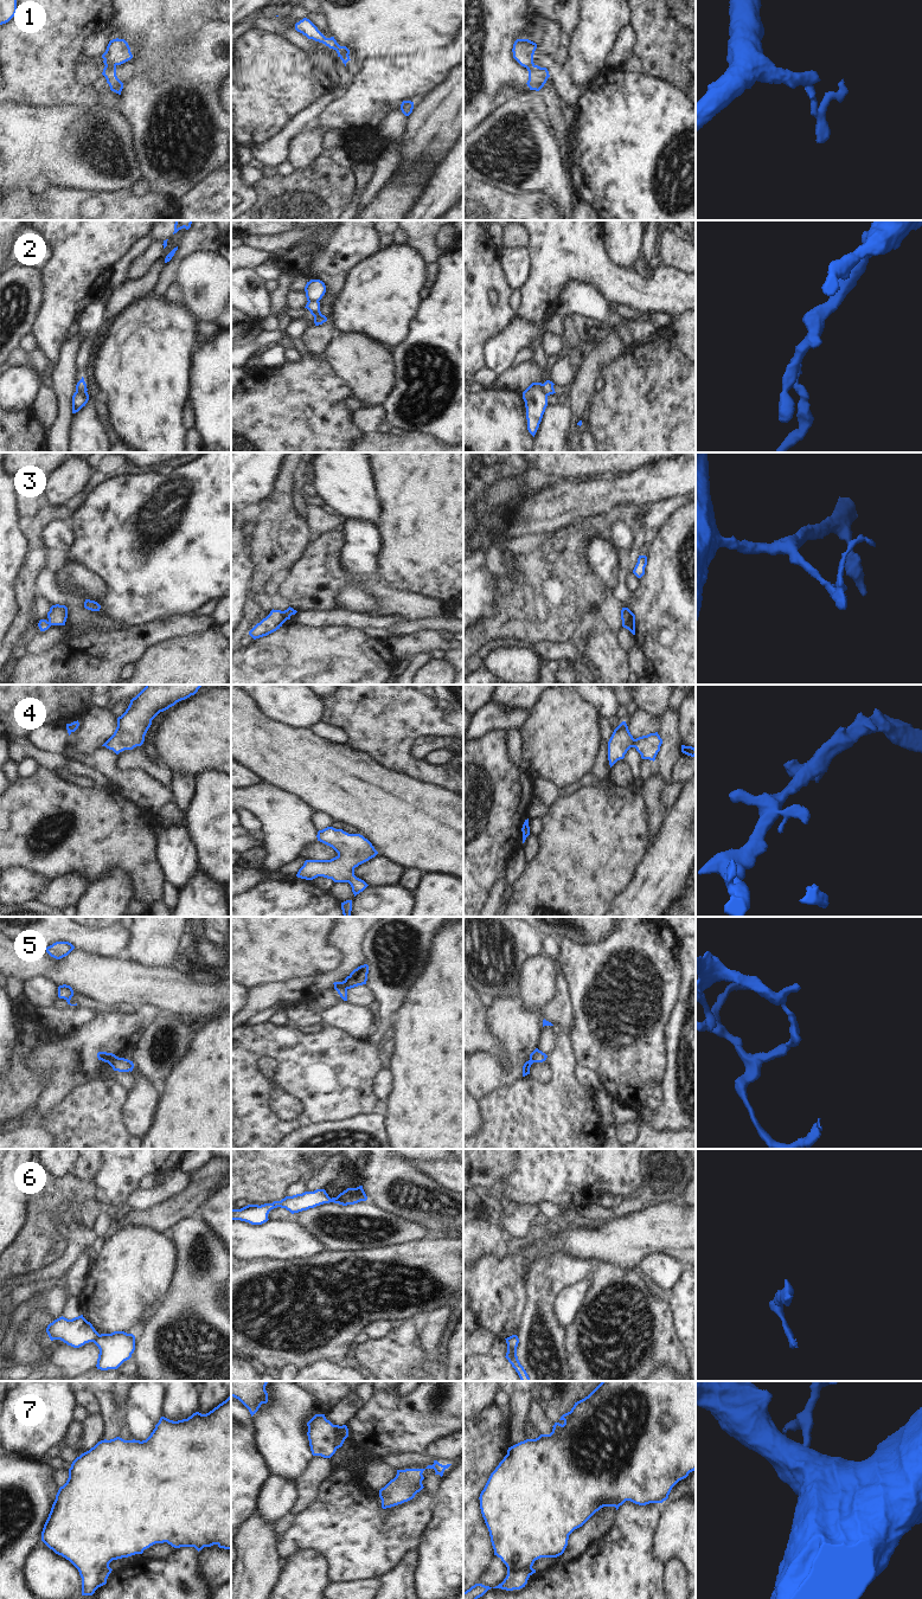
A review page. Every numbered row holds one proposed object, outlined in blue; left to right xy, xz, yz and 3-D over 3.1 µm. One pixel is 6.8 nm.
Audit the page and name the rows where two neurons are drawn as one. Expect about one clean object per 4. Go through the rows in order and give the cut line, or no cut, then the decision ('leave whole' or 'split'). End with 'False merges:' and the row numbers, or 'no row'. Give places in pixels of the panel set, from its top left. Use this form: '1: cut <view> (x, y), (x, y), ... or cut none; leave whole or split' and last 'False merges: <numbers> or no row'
1: cut xy (115, 65), (106, 66); split
2: cut yz (543, 384), (543, 391), (546, 396); split
3: cut yz (631, 611), (631, 615), (622, 624); split
4: cut none; leave whole
5: cut xy (115, 1055), (107, 1061); split
6: cut xy (98, 1334), (93, 1341); split
7: cut xz (337, 1429), (334, 1438), (335, 1449); split
False merges: 1, 2, 3, 5, 6, 7

